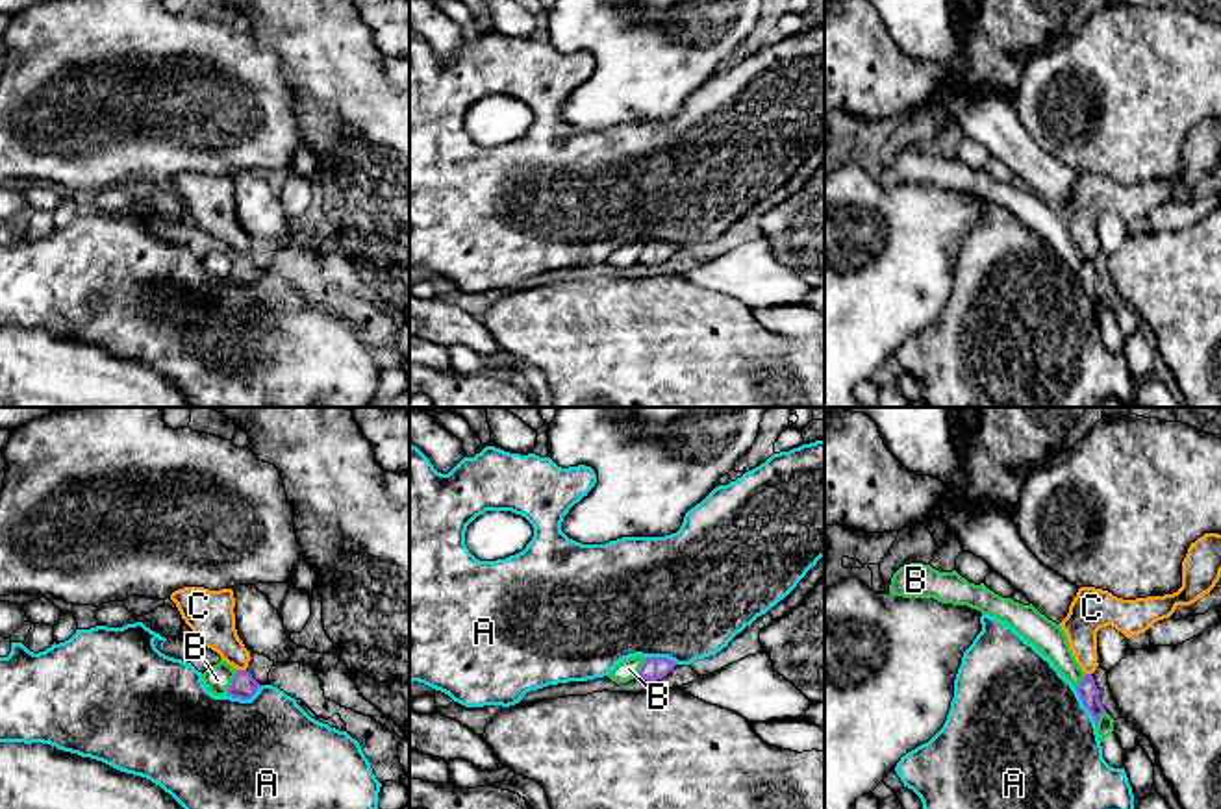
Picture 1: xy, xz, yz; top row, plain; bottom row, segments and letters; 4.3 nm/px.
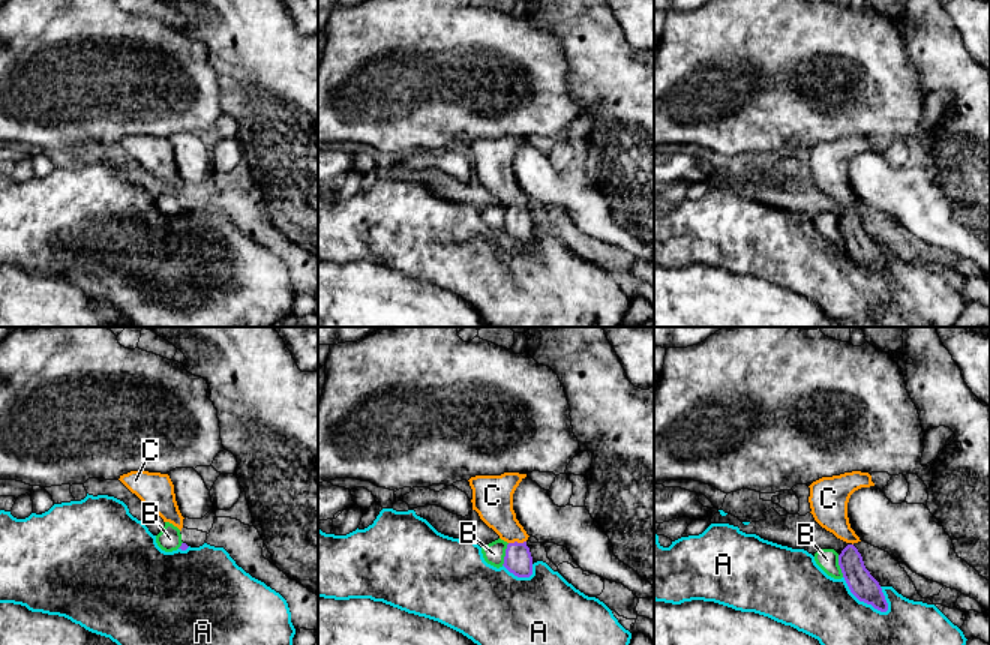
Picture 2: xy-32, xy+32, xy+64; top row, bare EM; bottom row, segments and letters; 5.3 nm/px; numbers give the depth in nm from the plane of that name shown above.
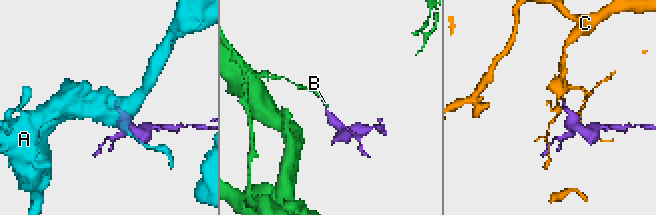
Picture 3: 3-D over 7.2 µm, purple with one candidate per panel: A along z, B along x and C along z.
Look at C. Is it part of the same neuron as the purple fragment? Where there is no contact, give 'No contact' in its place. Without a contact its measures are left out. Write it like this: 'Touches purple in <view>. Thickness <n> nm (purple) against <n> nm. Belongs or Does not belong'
Touches purple in xy. Thickness 110 nm (purple) against 190 nm. Belongs

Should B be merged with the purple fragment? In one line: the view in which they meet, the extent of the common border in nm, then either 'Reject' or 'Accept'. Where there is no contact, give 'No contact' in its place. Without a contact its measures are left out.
Touches purple in xy. Shared border 110 nm. Reject

